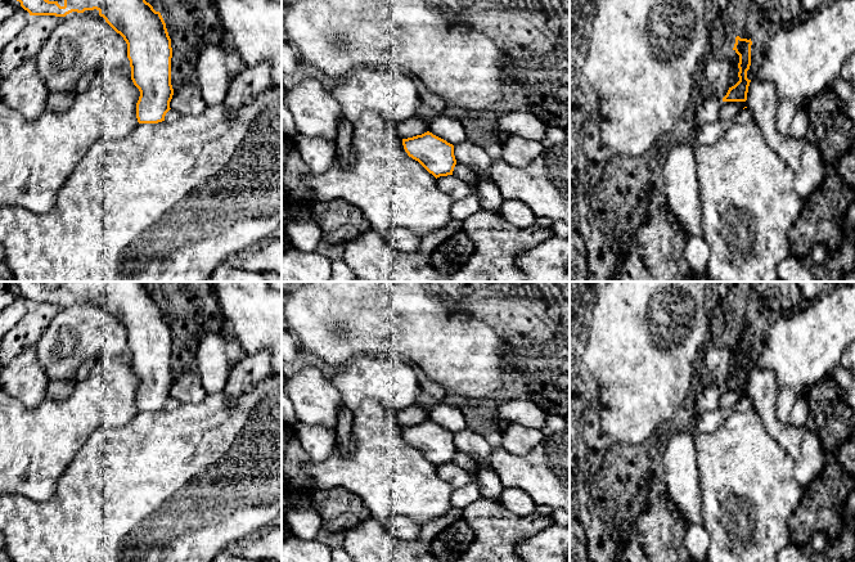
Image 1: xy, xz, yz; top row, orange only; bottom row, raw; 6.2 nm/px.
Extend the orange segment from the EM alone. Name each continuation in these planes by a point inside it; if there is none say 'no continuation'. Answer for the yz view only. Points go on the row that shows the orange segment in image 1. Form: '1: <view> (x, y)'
no continuation

